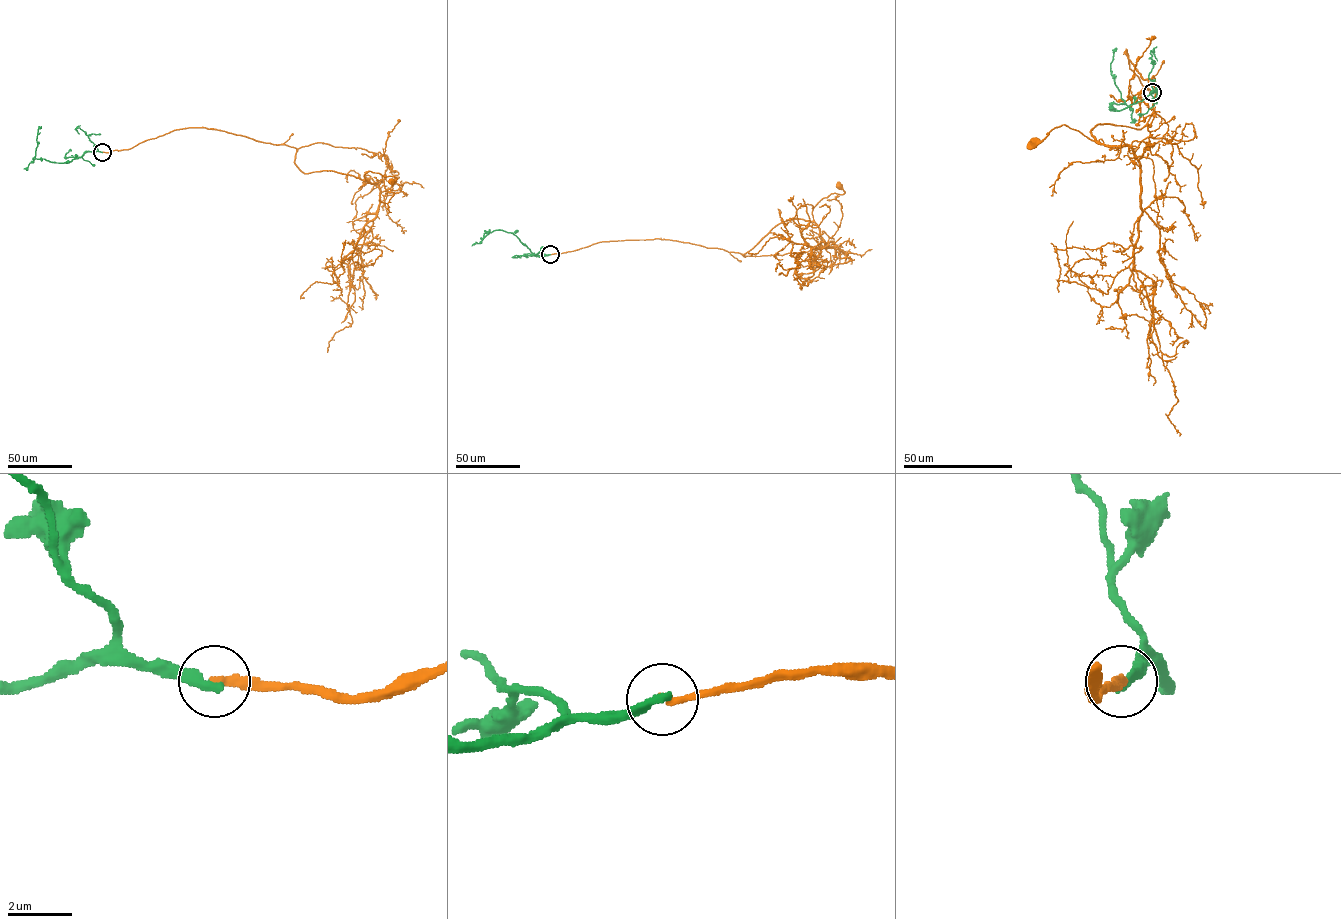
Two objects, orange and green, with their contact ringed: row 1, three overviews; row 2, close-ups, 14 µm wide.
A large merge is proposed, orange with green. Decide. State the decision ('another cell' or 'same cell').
another cell

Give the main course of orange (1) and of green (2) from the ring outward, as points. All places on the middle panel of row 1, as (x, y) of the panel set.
1: (549, 254), (656, 238), (744, 256), (781, 223), (813, 221), (813, 207), (842, 194), (839, 186)
2: (549, 254), (535, 256), (516, 236), (500, 230), (489, 232), (483, 238), (484, 230), (489, 233)

